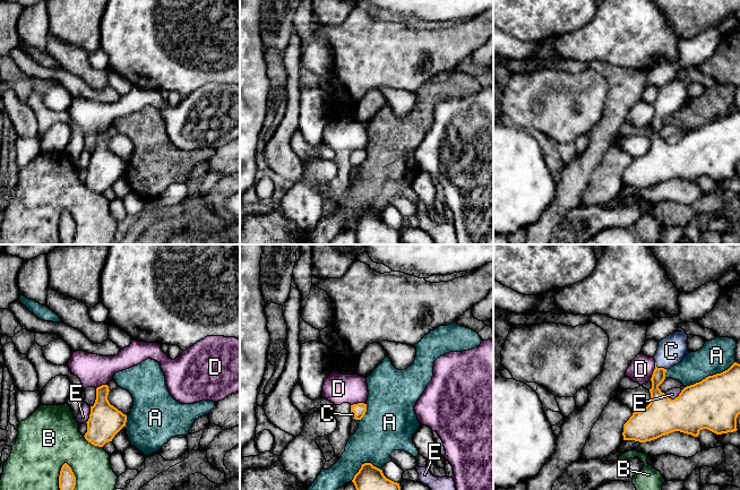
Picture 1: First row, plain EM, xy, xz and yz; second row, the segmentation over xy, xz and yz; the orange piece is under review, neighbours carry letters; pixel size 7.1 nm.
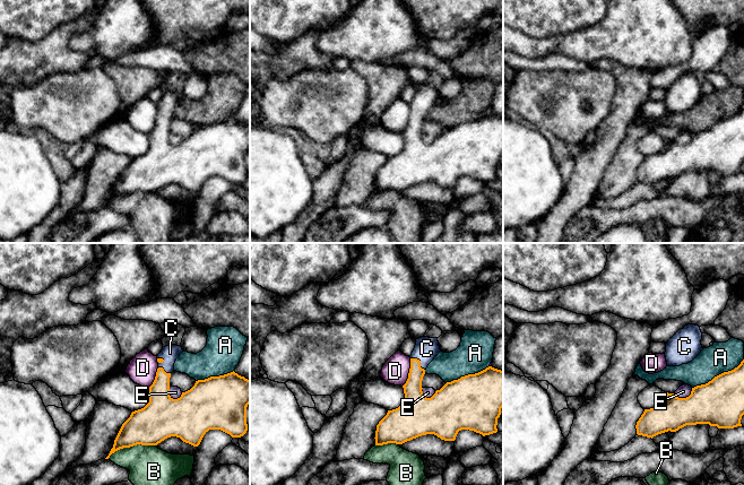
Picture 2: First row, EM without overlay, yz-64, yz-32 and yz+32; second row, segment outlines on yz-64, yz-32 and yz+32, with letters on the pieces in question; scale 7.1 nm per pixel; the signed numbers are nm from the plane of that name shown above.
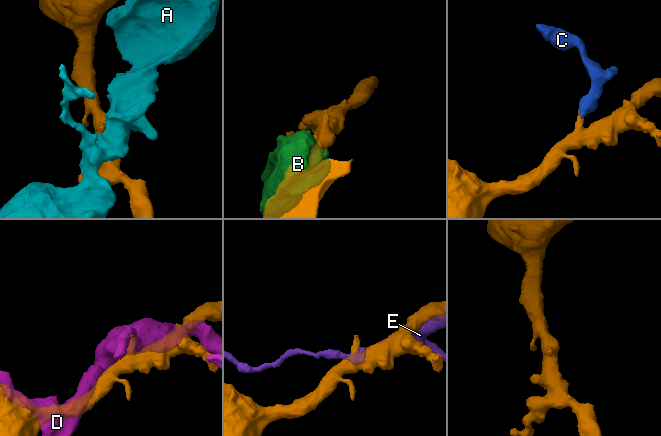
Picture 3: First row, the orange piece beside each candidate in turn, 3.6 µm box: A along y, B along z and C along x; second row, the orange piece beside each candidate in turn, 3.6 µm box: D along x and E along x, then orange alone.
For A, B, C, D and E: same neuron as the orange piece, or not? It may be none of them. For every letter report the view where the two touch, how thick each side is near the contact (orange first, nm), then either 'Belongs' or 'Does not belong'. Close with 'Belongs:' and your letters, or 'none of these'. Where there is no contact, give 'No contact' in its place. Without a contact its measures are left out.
A: Touches orange in yz. Thickness 360 nm (orange) against 240 nm. Does not belong
B: Touches orange in xy. Thickness 130 nm (orange) against 300 nm. Does not belong
C: Touches orange in yz. Thickness 150 nm (orange) against 200 nm. Belongs
D: Touches orange in yz. Thickness 160 nm (orange) against 170 nm. Does not belong
E: Touches orange in yz. Thickness 360 nm (orange) against 70 nm. Does not belong
Belongs: C

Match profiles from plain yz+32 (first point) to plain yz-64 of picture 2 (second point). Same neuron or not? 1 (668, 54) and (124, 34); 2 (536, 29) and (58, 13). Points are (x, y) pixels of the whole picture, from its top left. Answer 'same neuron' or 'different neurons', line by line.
1: same neuron
2: same neuron

